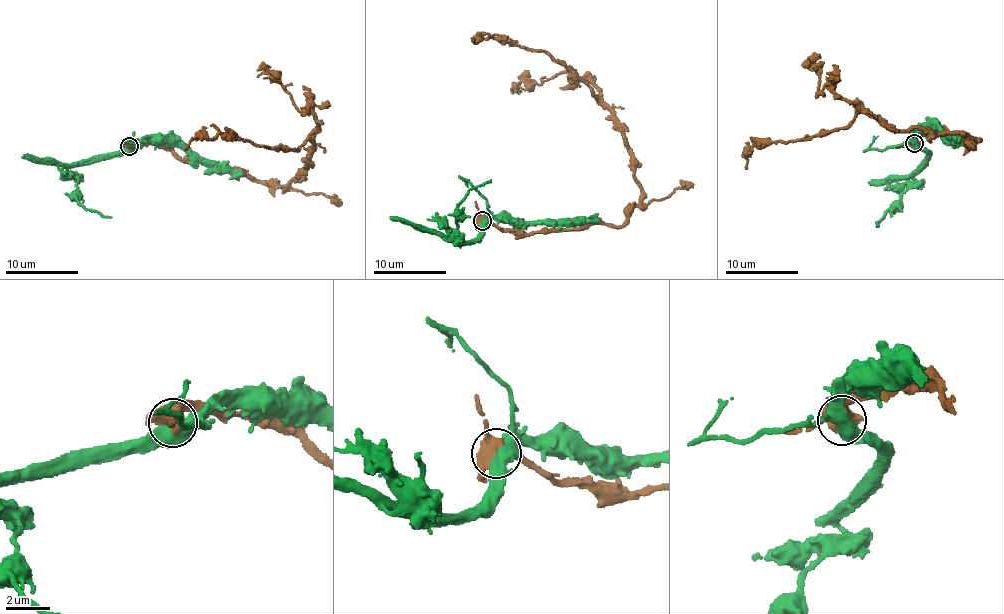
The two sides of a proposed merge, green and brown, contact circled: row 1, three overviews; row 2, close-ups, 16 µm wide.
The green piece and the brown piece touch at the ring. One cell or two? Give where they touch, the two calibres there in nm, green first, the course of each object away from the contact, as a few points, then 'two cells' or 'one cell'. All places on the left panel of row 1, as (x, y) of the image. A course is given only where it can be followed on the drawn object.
(129, 146) | 600/480 nm | green via (130, 146), (95, 160), (83, 159), (68, 169), (78, 182), (76, 197), (80, 203), (87, 209), (112, 216) | brown via (128, 145), (285, 184), (307, 170), (313, 149), (308, 140), (296, 150), (219, 134), (185, 149) | two cells

